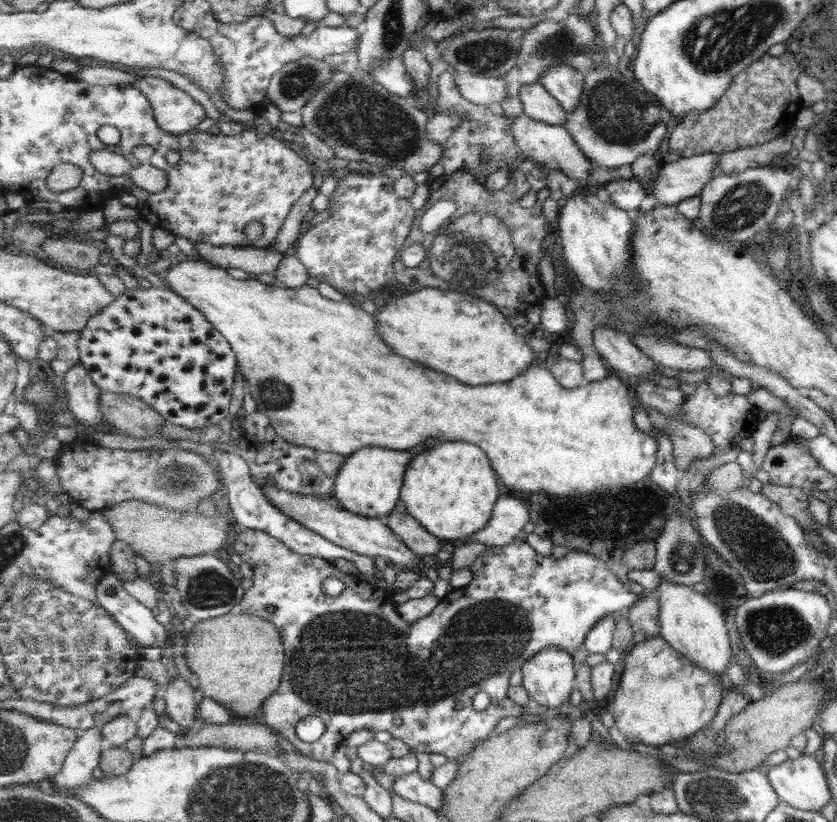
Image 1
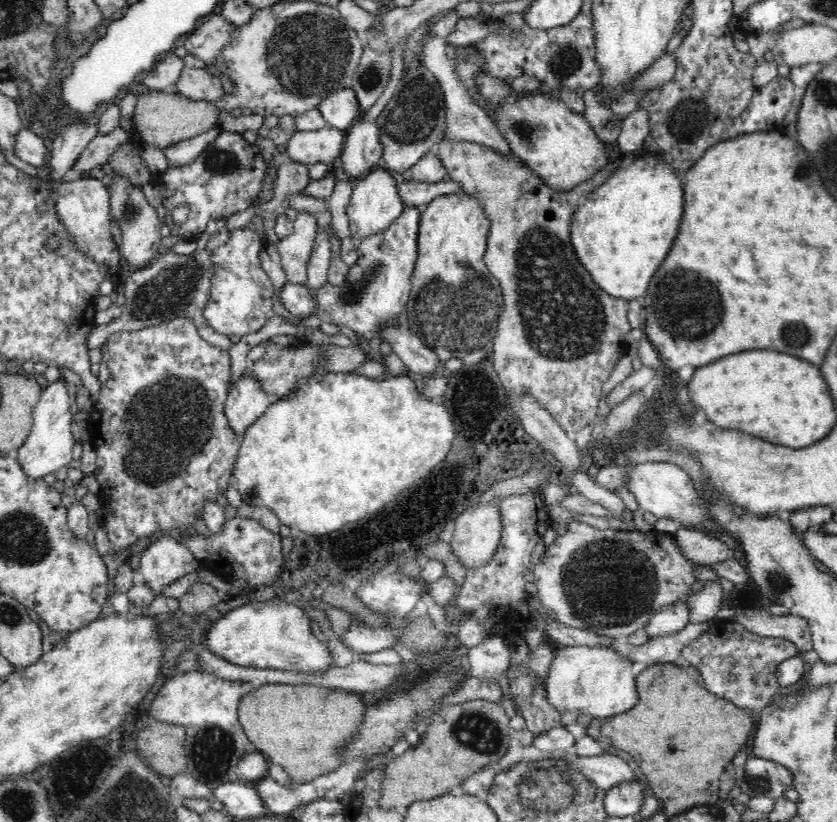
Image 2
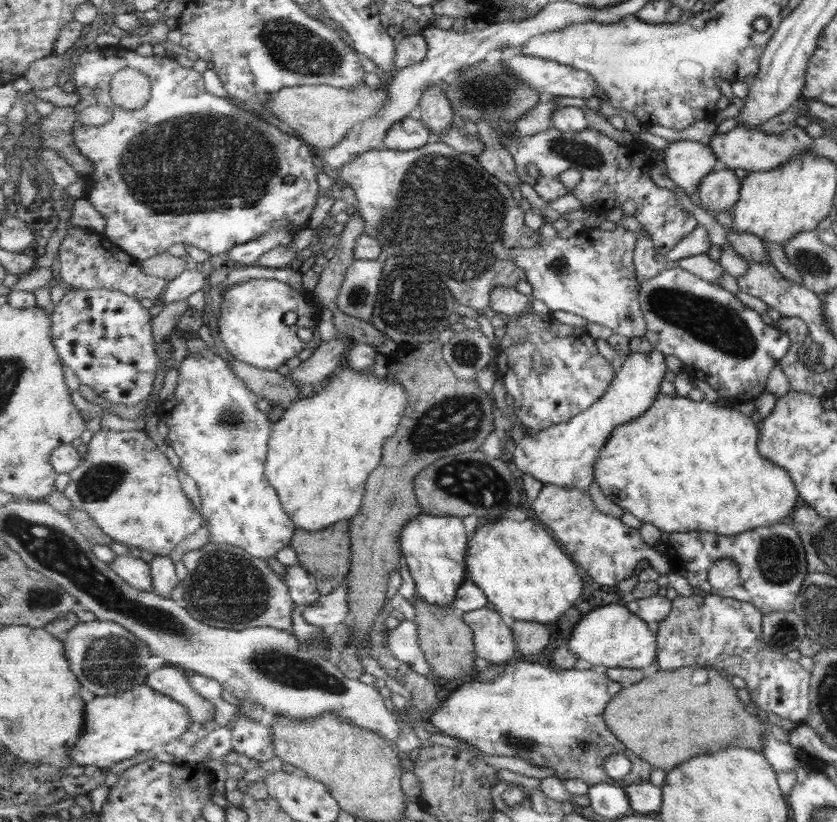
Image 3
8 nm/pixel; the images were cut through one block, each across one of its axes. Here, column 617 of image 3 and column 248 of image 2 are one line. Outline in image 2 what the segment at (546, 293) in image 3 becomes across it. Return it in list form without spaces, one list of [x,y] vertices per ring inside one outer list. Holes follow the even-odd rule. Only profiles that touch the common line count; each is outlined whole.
[[[248,226],[237,228],[230,232],[226,244],[219,246],[210,254],[210,259],[212,259],[211,294],[203,316],[210,323],[210,326],[226,336],[237,335],[240,337],[244,334],[258,332],[274,315],[272,311],[272,297],[275,294],[274,284],[260,266],[260,260],[258,259],[258,251],[264,248],[263,244],[266,237],[267,235],[261,229],[254,231]]]

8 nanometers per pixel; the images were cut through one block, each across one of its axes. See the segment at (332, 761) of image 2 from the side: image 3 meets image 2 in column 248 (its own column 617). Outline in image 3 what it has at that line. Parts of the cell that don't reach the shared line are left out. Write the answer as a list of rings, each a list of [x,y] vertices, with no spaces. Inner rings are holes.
[[[689,666],[671,671],[658,669],[655,674],[645,677],[641,682],[623,687],[606,708],[604,717],[611,732],[614,732],[629,750],[633,750],[643,760],[649,761],[655,769],[669,773],[685,760],[700,754],[715,752],[721,746],[731,745],[763,753],[762,722],[753,709],[743,705],[735,695],[737,682],[714,668],[706,667],[706,681],[695,684],[693,674],[696,668],[697,666]]]

